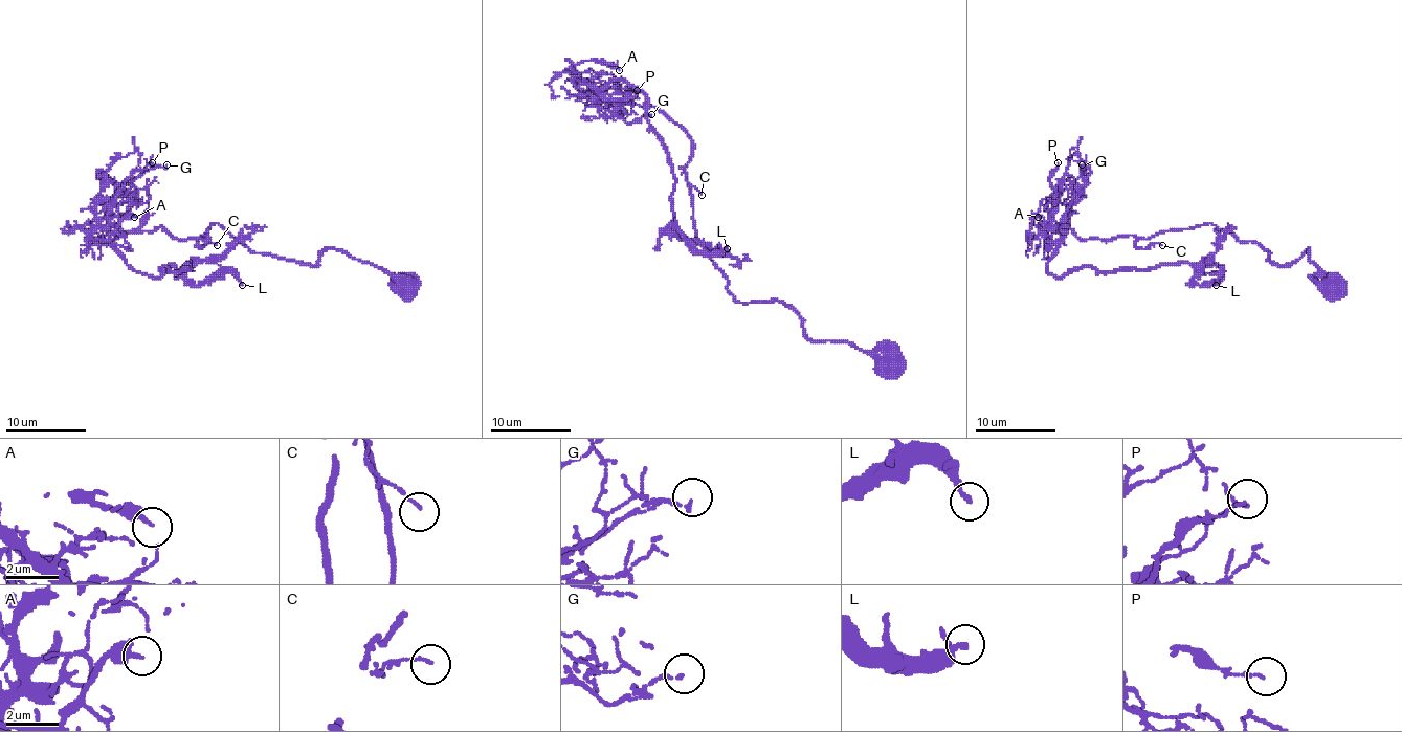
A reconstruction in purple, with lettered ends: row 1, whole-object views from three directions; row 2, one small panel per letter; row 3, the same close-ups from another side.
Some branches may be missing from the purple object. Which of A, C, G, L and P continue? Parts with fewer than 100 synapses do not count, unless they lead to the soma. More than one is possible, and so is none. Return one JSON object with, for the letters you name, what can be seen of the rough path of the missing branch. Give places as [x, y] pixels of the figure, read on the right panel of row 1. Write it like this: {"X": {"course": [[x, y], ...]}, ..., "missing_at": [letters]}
{"missing_at": []}

